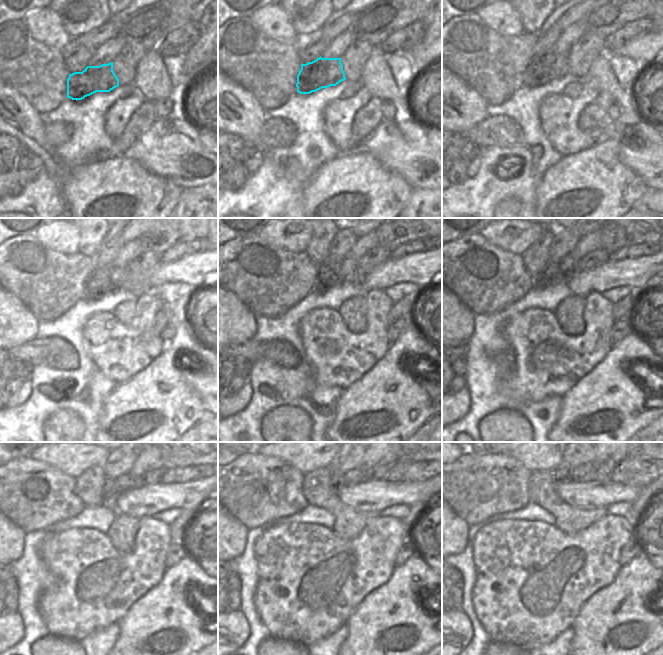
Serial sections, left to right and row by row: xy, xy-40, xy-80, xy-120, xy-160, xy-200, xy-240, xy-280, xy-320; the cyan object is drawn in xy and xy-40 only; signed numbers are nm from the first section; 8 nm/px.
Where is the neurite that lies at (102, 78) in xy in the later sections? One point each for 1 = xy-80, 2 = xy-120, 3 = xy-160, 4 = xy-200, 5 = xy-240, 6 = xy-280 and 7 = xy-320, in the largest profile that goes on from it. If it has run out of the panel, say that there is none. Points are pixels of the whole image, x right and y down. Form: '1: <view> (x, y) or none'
1: xy-80 (546, 66)
2: xy-120 (103, 280)
3: xy-160 (328, 275)
4: xy-200 (553, 274)
5: xy-240 (109, 494)
6: xy-280 (336, 476)
7: xy-320 (562, 472)

